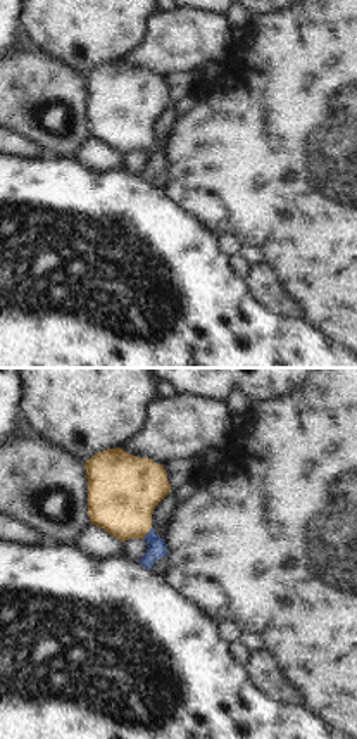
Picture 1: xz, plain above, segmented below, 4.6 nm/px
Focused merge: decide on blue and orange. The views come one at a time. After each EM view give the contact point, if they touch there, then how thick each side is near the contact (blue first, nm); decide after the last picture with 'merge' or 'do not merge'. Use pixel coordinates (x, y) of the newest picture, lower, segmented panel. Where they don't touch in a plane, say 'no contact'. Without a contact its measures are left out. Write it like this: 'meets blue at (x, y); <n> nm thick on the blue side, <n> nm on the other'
meets blue at (149, 532); 90 nm thick on the blue side, 340 nm on the other

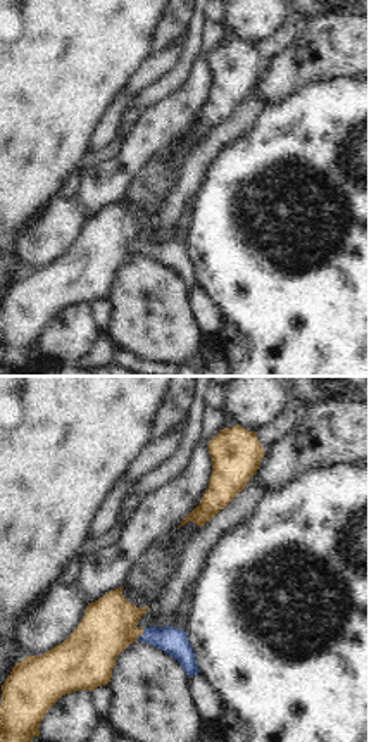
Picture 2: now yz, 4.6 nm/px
meets blue at (143, 634); 130 nm thick on the blue side, 260 nm on the other

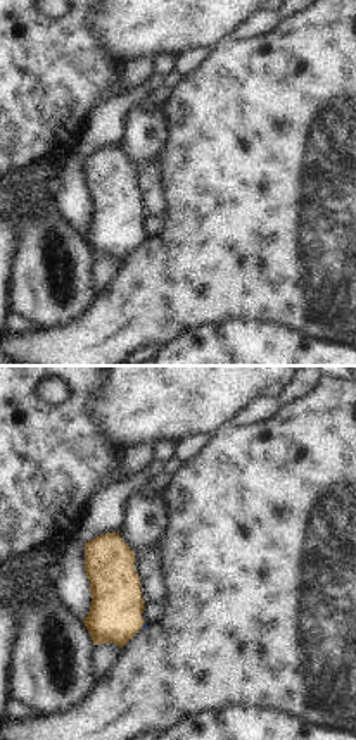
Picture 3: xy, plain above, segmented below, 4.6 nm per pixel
meets blue at (142, 627); 20 nm thick on the blue side, 240 nm on the other

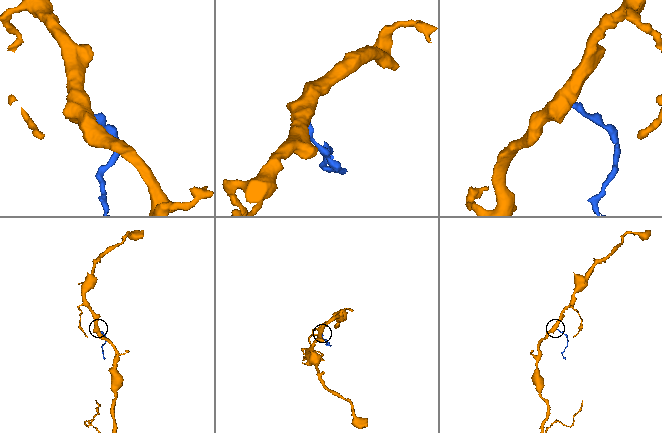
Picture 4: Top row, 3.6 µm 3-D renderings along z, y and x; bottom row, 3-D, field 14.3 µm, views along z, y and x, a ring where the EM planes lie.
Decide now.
merge

